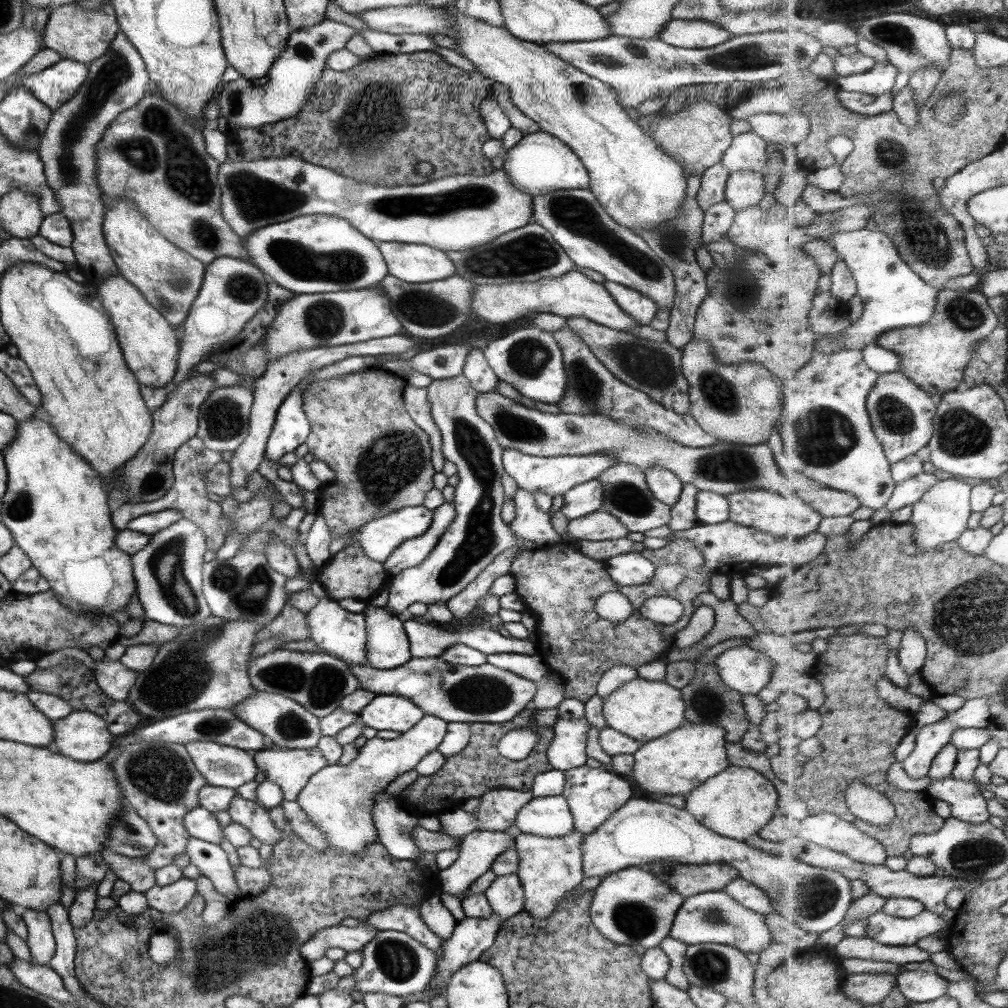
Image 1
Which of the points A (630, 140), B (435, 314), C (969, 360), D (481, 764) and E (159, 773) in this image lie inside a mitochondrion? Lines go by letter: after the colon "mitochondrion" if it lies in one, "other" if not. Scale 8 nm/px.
A: other
B: mitochondrion
C: other
D: other
E: mitochondrion

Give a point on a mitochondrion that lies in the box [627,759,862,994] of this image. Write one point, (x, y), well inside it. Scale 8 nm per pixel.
(817, 895)

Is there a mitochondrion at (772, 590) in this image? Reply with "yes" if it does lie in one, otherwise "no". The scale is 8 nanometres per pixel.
no

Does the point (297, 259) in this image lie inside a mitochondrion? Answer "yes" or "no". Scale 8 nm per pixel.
yes

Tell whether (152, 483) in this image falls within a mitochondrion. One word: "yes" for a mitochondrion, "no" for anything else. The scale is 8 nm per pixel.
yes

